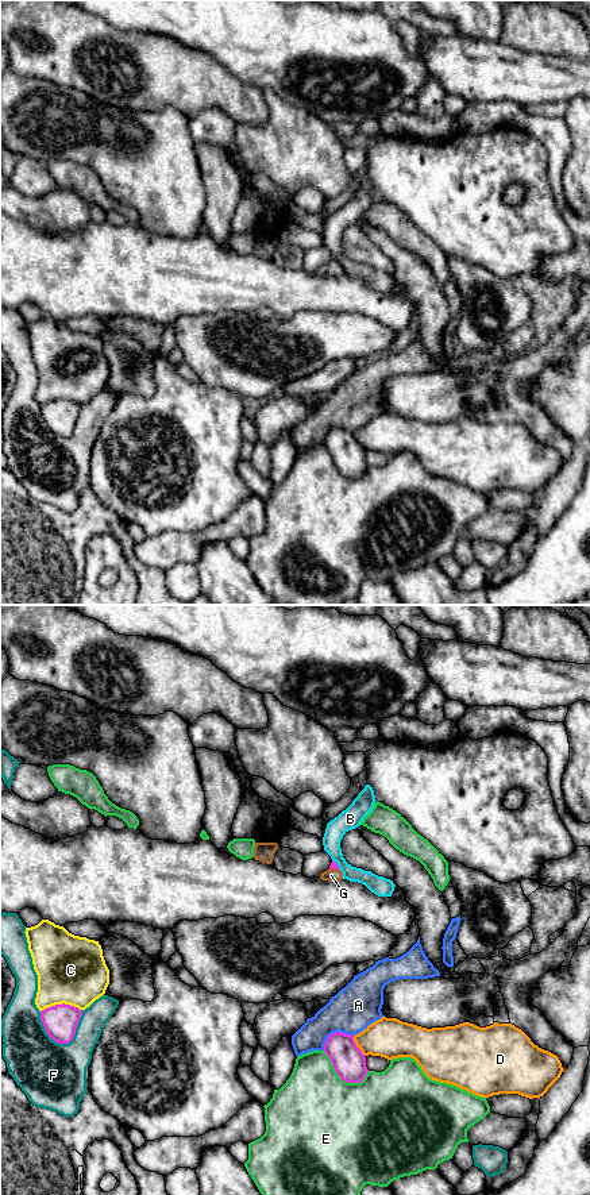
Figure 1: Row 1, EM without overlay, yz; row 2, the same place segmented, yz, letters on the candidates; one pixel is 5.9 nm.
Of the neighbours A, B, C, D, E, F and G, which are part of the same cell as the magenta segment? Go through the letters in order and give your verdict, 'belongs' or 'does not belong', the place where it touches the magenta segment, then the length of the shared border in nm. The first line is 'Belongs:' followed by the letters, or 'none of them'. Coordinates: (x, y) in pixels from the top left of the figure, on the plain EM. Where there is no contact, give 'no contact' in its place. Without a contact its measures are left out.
Belongs: G
A: does not belong; contact yz (334, 428); length 200 nm
B: does not belong; contact yz (336, 259); length 80 nm
C: does not belong; contact yz (62, 399); length 240 nm
D: does not belong; contact yz (355, 440); length 140 nm
E: does not belong; contact yz (342, 474); length 300 nm
F: does not belong; contact yz (66, 438); length 280 nm
G: belongs; contact yz (334, 263); length 70 nm

